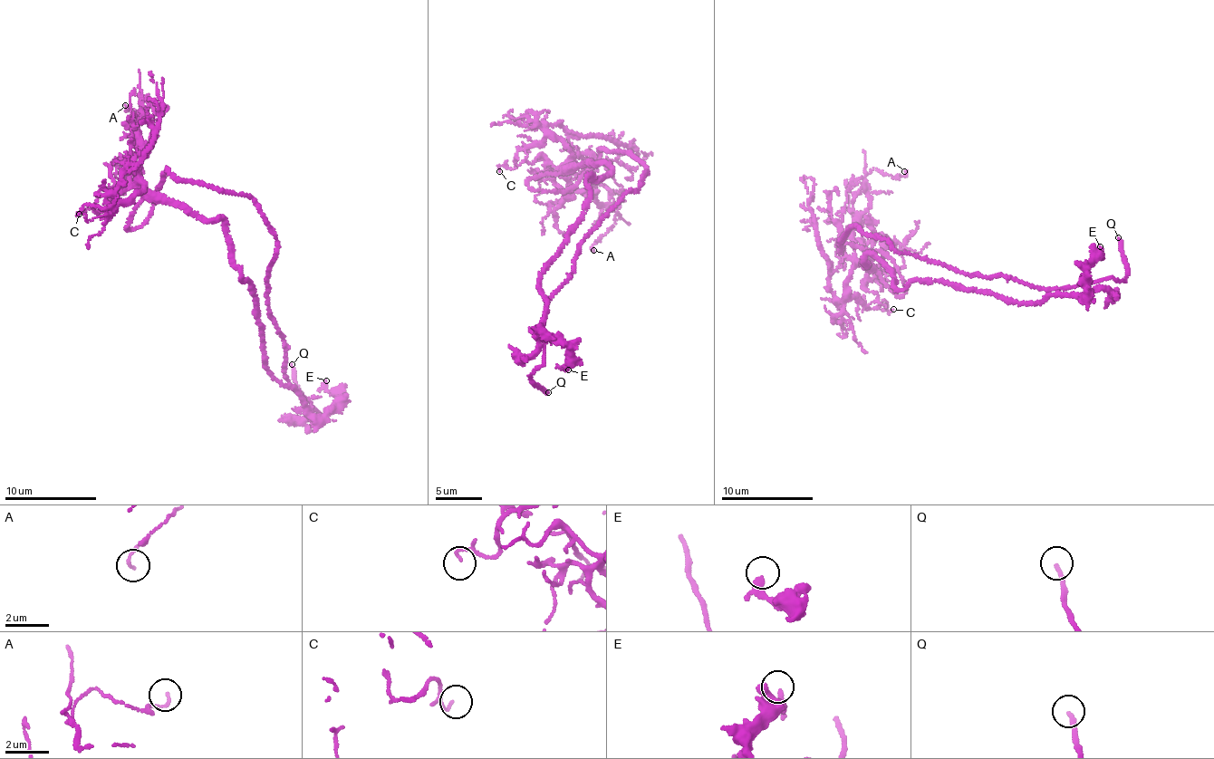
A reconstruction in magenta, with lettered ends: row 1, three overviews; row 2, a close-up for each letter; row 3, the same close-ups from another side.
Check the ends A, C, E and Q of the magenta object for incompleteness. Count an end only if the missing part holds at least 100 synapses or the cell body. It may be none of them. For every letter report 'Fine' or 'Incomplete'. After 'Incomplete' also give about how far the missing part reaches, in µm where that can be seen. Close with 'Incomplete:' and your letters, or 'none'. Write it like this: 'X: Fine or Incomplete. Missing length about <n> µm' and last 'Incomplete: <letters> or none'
A: Fine
C: Fine
E: Fine
Q: Incomplete. Missing length about 15 µm
Incomplete: Q

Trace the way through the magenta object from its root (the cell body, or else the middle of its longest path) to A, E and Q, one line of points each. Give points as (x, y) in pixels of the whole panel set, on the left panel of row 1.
A: (241, 275), (223, 219), (200, 220), (163, 204), (139, 183), (141, 96), (139, 110), (125, 105)
E: (241, 275), (255, 289), (266, 365), (274, 377), (293, 389), (318, 417), (339, 403), (326, 380)
Q: (241, 275), (258, 299), (266, 365), (319, 414), (313, 418), (306, 413), (292, 364)

